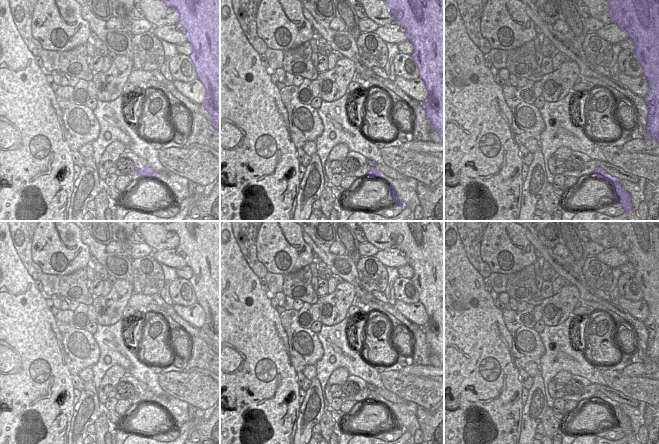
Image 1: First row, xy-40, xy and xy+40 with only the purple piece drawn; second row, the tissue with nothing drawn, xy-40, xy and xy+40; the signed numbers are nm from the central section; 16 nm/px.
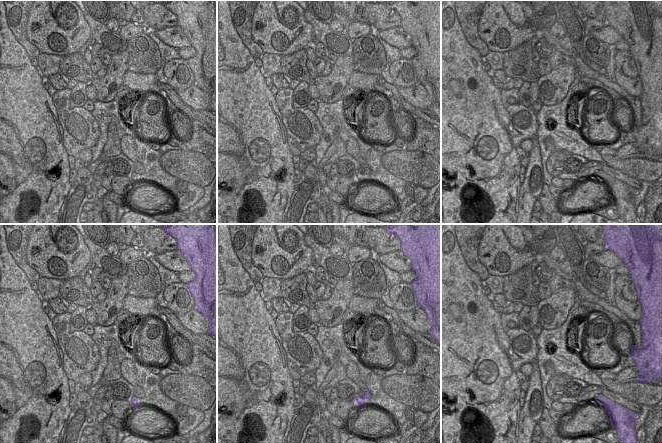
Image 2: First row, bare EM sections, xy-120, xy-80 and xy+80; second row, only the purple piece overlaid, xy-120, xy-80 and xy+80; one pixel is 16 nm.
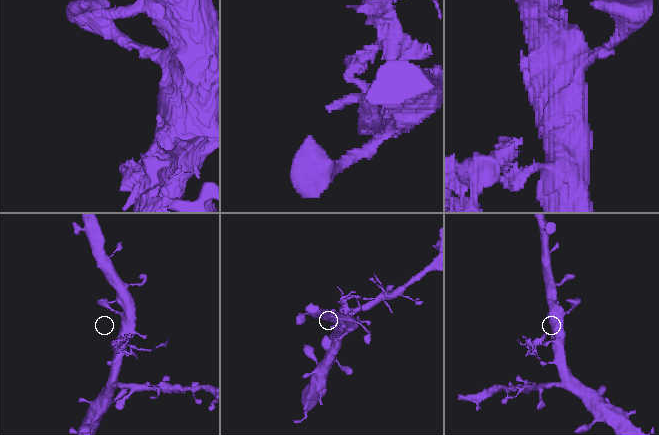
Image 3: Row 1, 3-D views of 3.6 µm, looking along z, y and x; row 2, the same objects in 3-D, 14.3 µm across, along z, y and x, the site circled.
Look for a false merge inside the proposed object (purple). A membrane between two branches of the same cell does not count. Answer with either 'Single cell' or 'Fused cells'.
Fused cells

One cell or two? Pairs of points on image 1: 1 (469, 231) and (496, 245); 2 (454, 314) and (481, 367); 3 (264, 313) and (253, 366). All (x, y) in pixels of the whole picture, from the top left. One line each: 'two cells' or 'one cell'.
1: two cells
2: one cell
3: one cell

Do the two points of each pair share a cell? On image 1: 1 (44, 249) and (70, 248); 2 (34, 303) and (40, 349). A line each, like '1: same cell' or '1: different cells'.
1: same cell
2: same cell

